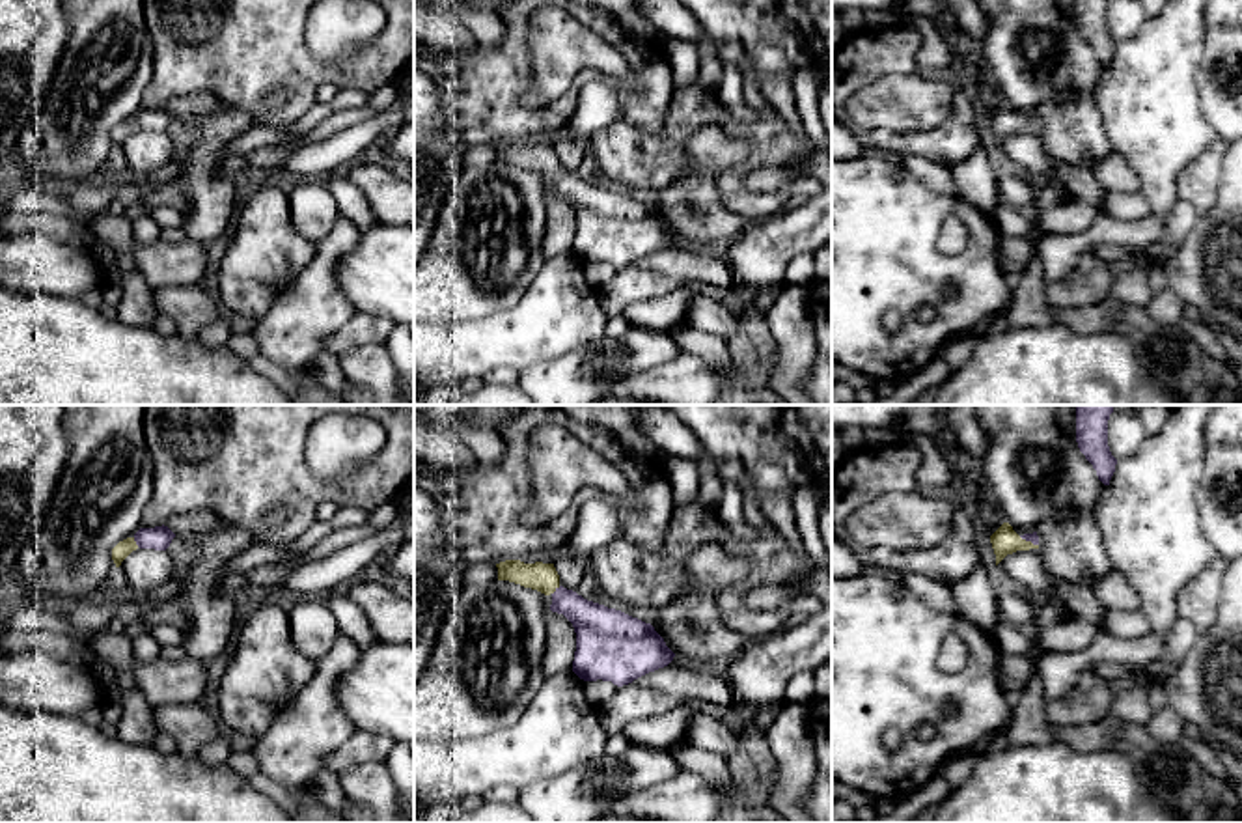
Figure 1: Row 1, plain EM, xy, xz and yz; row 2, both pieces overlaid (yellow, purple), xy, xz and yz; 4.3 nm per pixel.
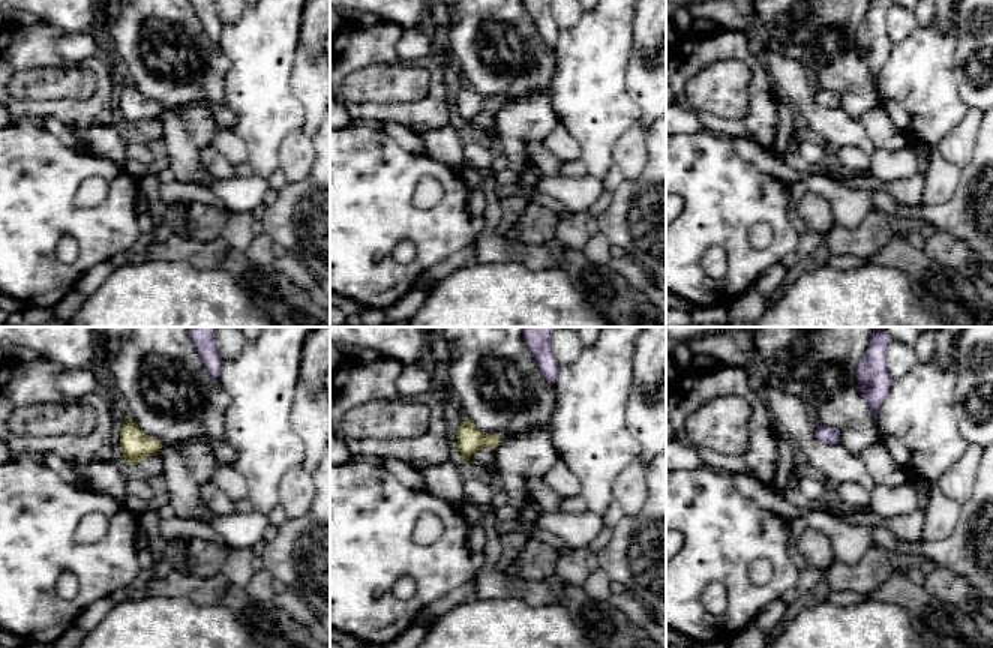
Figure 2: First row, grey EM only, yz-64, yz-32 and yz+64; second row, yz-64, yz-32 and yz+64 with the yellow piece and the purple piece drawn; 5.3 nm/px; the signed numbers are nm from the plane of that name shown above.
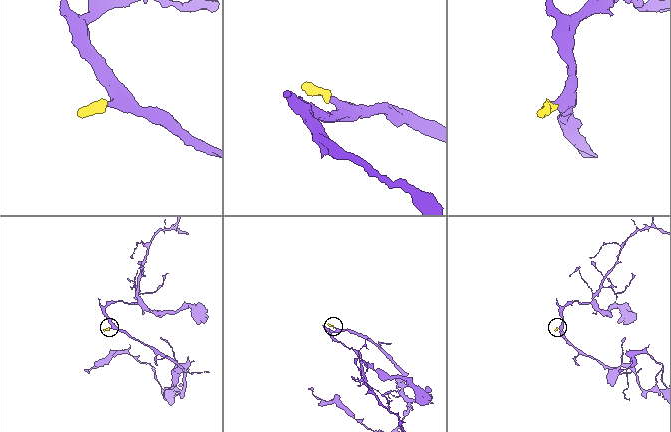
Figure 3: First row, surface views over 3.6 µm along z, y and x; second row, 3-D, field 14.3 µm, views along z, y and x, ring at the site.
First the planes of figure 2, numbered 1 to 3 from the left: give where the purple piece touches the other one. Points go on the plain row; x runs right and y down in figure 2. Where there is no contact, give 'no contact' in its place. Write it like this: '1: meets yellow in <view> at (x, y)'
1: no contact
2: no contact
3: no contact

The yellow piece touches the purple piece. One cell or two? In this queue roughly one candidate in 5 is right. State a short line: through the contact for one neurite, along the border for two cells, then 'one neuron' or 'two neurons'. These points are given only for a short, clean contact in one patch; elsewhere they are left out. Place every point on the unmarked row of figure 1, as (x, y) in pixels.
xz (543, 159), (554, 172), (597, 209) | one neuron

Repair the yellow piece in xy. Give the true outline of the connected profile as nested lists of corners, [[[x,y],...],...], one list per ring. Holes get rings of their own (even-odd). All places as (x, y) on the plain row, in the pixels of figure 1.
[[[164,106],[155,108],[155,110],[140,110],[132,119],[119,123],[112,131],[112,142],[114,142],[116,149],[119,149],[121,144],[138,129],[166,133],[173,119],[175,119],[175,116]]]

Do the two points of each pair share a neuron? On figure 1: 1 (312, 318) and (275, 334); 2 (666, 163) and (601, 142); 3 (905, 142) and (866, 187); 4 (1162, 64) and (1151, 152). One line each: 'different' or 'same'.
1: same
2: same
3: different
4: same

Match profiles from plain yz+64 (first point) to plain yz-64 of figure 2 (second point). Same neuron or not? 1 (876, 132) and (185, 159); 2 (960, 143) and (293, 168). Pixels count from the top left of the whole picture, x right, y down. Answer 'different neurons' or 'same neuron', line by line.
1: different neurons
2: same neuron

